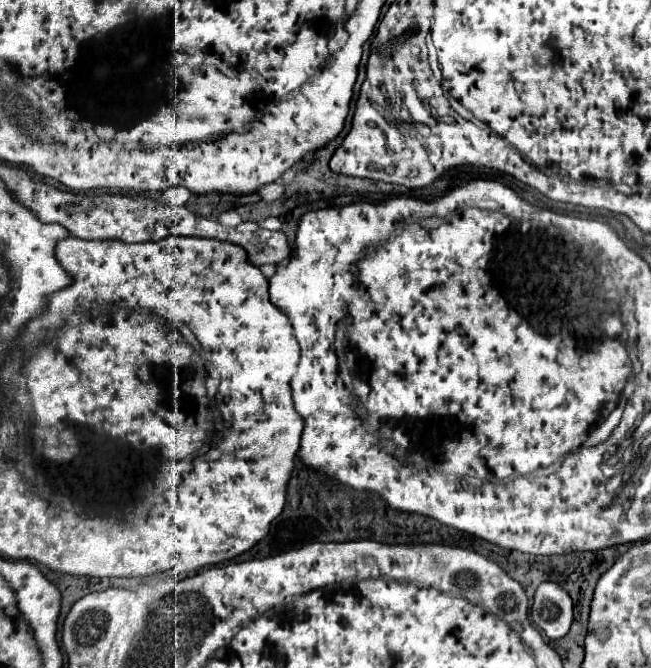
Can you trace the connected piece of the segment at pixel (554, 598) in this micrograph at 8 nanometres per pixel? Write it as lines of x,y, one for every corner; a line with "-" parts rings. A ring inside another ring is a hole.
543,581
535,589
531,621
549,637
561,639
567,635
573,621
573,603
565,589
553,581

